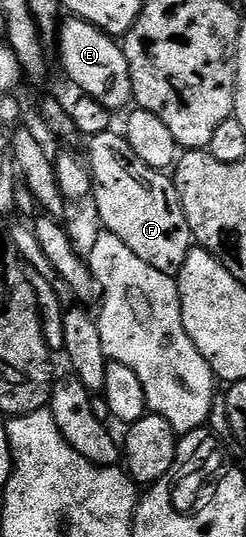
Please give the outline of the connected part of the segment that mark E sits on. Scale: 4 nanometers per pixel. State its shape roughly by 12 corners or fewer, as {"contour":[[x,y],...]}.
{"contour":[[68,18],[58,29],[64,72],[119,113],[133,103],[123,47]]}

